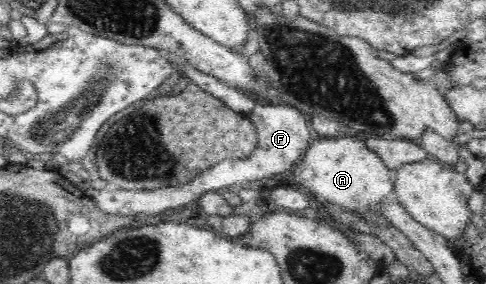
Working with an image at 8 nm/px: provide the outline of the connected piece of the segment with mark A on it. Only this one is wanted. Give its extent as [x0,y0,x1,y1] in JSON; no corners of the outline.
[294,135,395,218]

